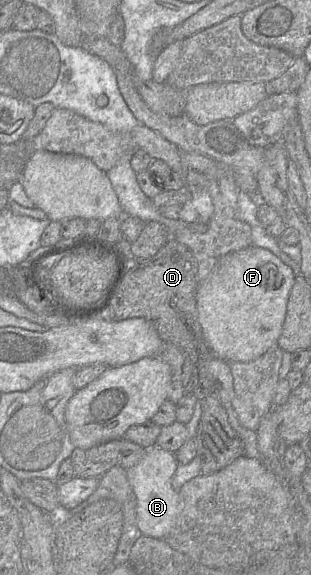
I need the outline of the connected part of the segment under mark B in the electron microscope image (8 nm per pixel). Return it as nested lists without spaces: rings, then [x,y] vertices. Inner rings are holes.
[[[153,446],[136,465],[127,470],[136,499],[138,527],[144,536],[165,539],[176,524],[181,511],[181,499],[172,486],[172,479],[178,465],[175,454]]]

